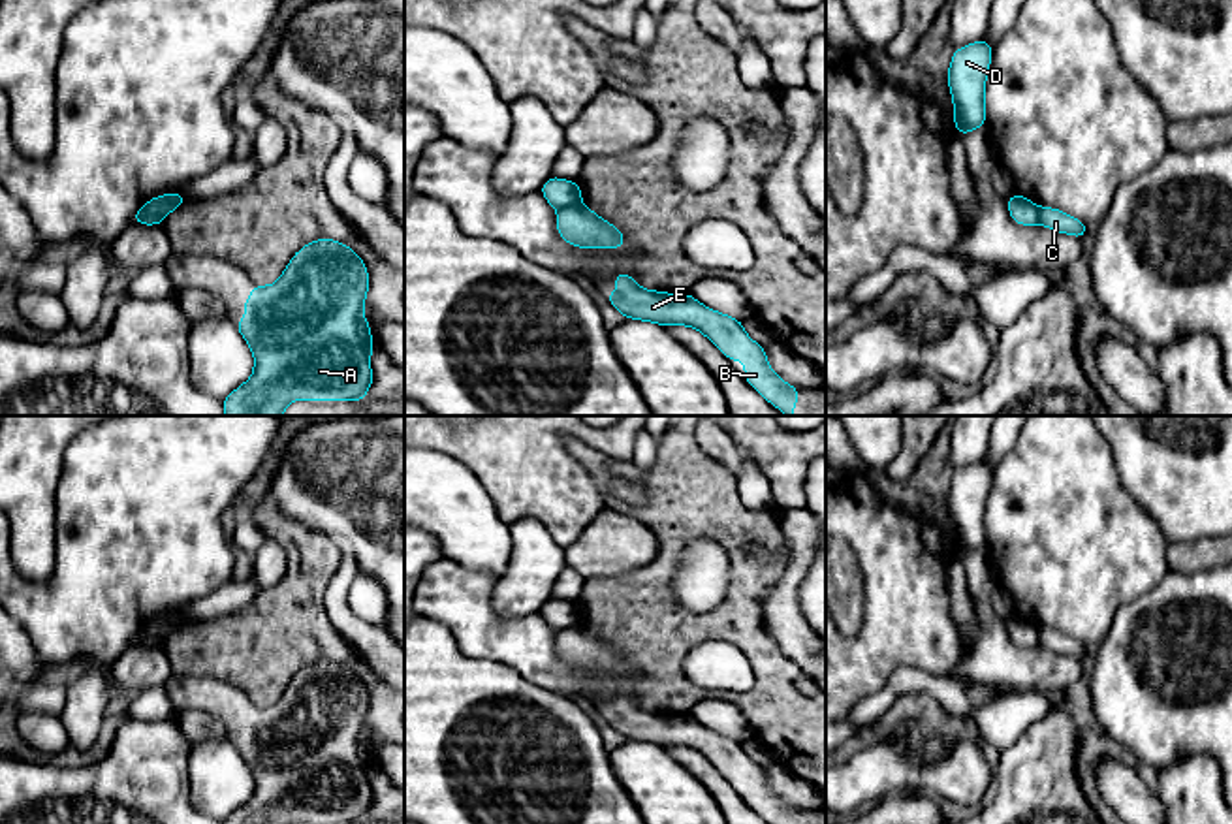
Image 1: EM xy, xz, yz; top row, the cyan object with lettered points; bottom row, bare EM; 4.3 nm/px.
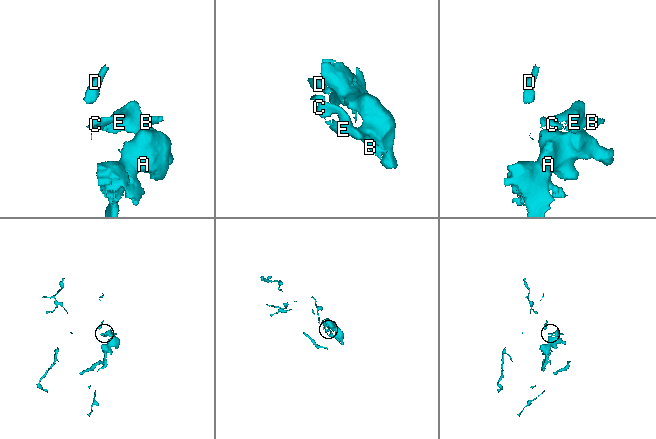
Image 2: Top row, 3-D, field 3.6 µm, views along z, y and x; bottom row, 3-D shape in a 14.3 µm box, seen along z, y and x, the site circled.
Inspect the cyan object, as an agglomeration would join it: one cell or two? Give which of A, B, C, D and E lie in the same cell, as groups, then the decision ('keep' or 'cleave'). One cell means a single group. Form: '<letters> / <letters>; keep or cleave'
A B C E / D; cleave

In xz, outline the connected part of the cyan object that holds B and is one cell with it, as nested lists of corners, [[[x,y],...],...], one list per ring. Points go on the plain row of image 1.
[[[613,694],[615,715],[604,719],[624,737],[670,747],[688,747],[703,754],[730,783],[745,784],[745,801],[769,824],[798,824],[799,811],[786,805],[767,784],[766,769],[743,751],[743,743],[711,732],[690,715],[643,711],[626,694]]]

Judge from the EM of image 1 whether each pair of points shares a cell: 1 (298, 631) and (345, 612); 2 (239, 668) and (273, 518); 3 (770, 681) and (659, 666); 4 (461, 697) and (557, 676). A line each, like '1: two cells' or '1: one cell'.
1: two cells
2: one cell
3: one cell
4: two cells

